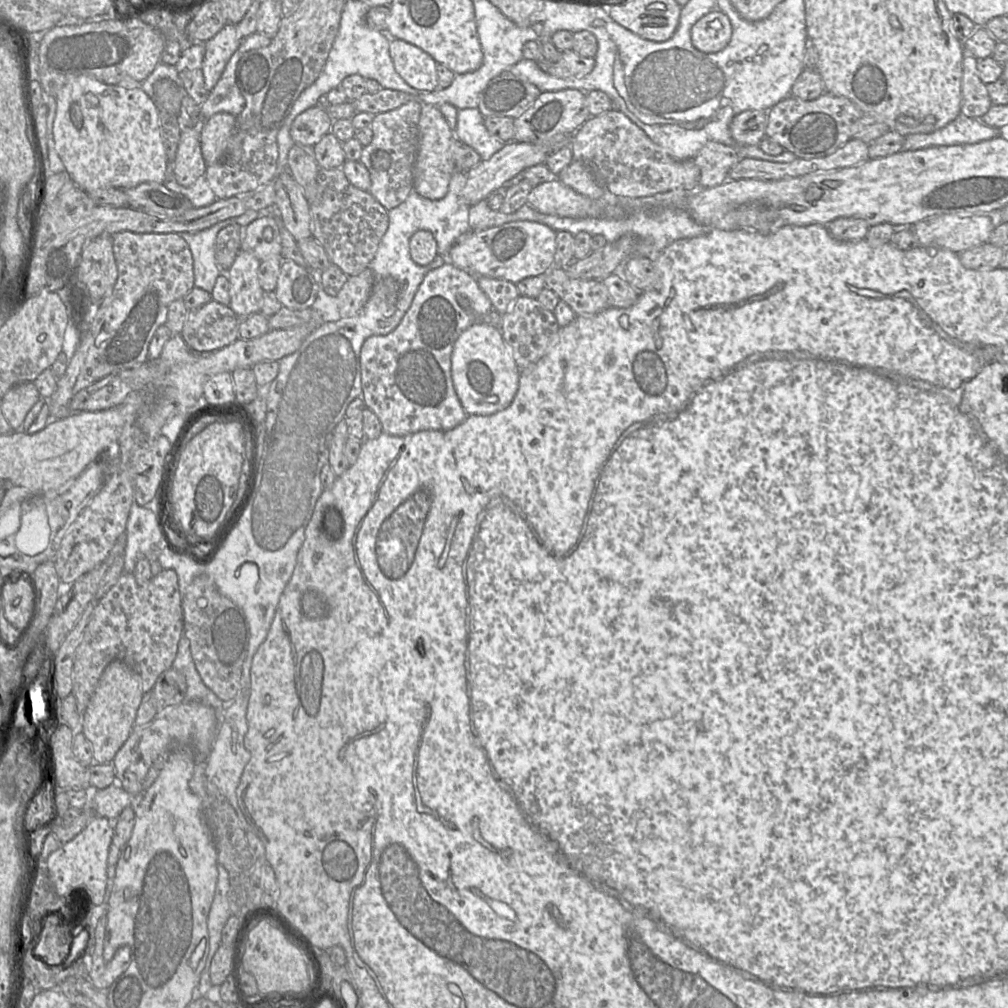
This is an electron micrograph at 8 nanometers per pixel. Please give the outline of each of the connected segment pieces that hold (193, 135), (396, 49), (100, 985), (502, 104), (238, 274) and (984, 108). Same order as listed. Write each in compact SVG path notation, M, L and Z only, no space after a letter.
M183 124L176 158L172 163L172 173L183 187L192 186L205 175L207 165L202 155L200 134L192 124Z
M391 39L390 57L396 72L419 91L434 91L438 86L437 62L419 47L400 39Z
M107 914L99 920L90 961L89 980L100 990L107 990L111 984L128 968L131 960L129 945L120 945L113 958L106 962L103 958Z
M509 71L493 78L479 97L477 109L483 117L521 116L542 92L527 79L519 79Z
M241 250L230 267L229 307L238 317L261 311L264 290L258 279L260 263L252 253Z
M971 54L964 55L962 75L962 104L960 113L967 117L981 118L992 106L986 84L977 70L978 59Z

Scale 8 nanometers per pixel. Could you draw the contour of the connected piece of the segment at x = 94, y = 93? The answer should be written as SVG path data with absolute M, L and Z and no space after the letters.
M90 76L69 80L56 95L53 123L55 148L72 181L86 192L104 188L128 189L141 183L164 183L167 155L159 128L159 110L140 87L126 88L103 83Z

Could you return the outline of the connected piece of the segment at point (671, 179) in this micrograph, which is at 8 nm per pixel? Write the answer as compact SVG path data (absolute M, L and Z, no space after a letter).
M612 108L591 116L572 136L573 159L585 163L611 198L639 198L674 190L699 189L700 171L693 159L678 161L655 144L624 113Z

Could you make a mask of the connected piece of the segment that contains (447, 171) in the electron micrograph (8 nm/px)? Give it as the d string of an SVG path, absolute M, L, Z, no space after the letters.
M423 104L419 119L419 147L413 176L413 190L420 196L430 200L439 200L447 194L451 176L455 171L451 154L454 136L454 132L439 108L431 104Z

